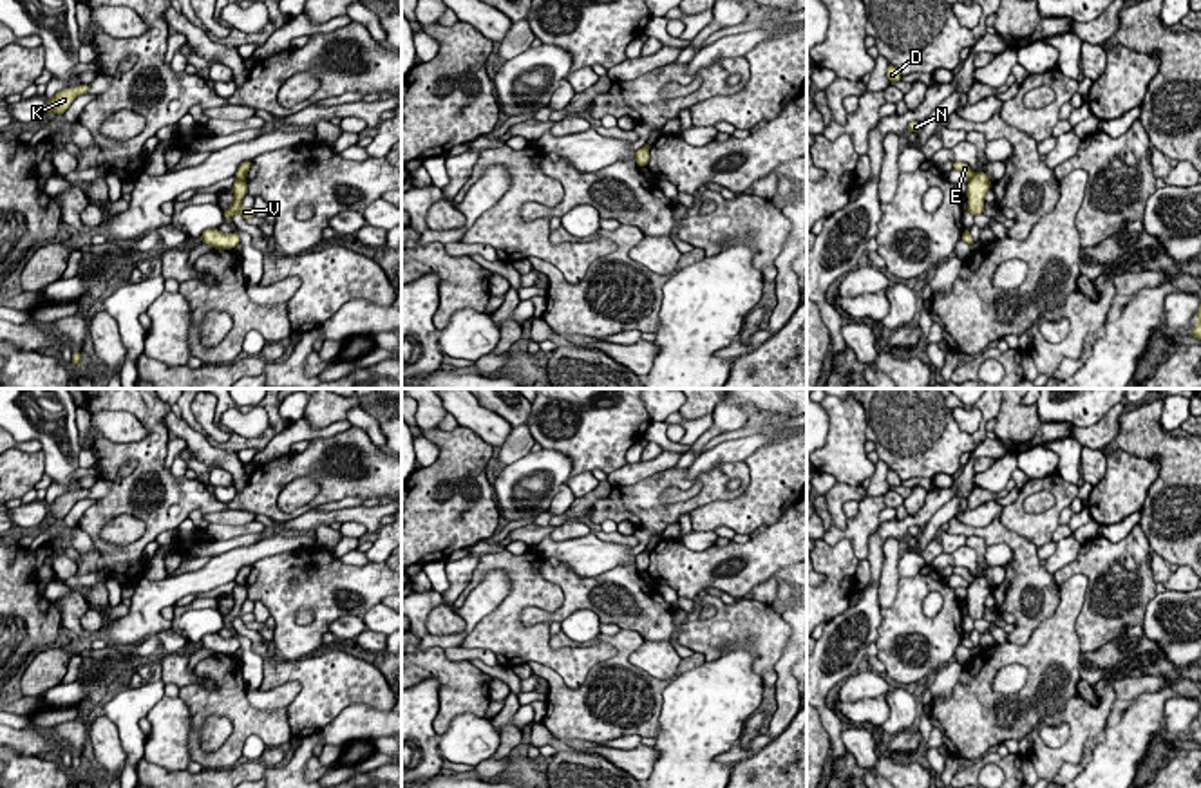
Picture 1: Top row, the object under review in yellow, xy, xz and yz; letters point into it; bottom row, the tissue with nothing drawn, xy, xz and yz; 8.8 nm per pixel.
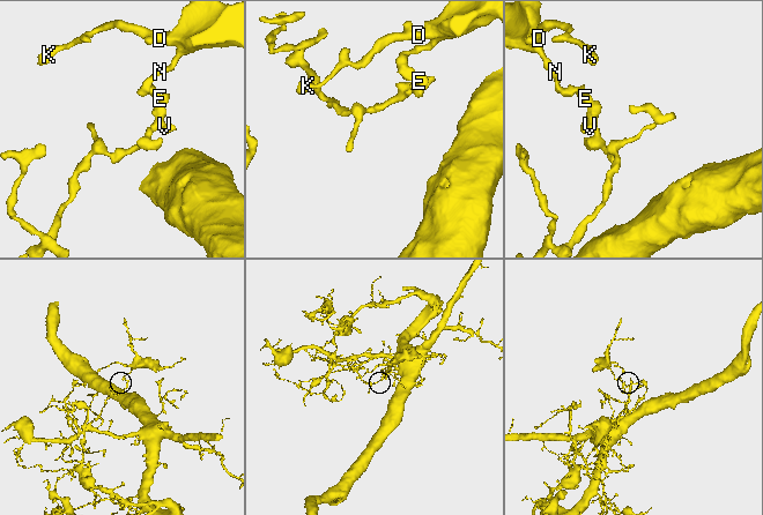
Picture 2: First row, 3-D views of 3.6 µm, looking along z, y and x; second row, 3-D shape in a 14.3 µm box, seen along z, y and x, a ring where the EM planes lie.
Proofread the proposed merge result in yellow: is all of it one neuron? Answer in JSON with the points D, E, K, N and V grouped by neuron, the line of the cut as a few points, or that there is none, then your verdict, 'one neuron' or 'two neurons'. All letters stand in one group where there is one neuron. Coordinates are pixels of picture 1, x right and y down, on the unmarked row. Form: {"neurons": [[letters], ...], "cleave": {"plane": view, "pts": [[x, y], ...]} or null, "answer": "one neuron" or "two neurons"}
{"neurons": [["D", "E", "K", "N"], ["V"]], "cleave": {"plane": "xy", "pts": [[237, 582], [245, 586]]}, "answer": "two neurons"}

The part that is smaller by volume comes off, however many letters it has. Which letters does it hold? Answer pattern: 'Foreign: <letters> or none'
Foreign: D, E, K, N

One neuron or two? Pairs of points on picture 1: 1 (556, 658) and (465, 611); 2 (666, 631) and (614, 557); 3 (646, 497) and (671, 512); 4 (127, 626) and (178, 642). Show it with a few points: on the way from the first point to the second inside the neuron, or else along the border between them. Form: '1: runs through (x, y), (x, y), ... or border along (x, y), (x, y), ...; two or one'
1: border along (509, 588), (509, 593), (478, 622), (460, 646); two
2: border along (633, 564), (617, 564), (597, 575), (577, 575); two
3: runs through (652, 503), (661, 512), (666, 512); one
4: border along (170, 628), (156, 633); two

